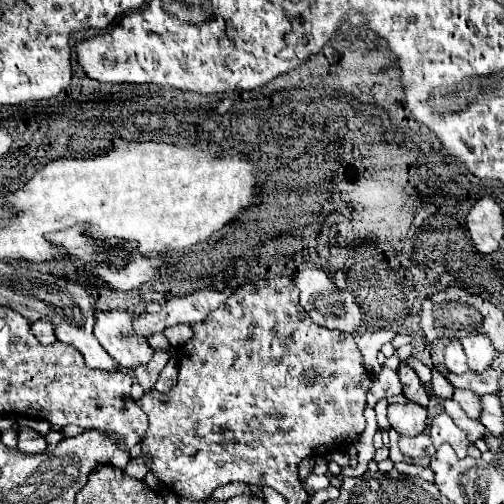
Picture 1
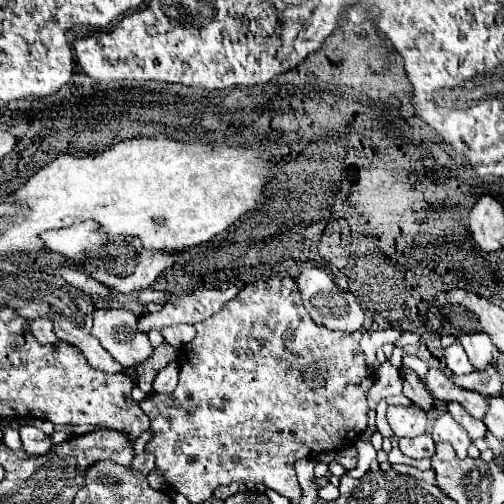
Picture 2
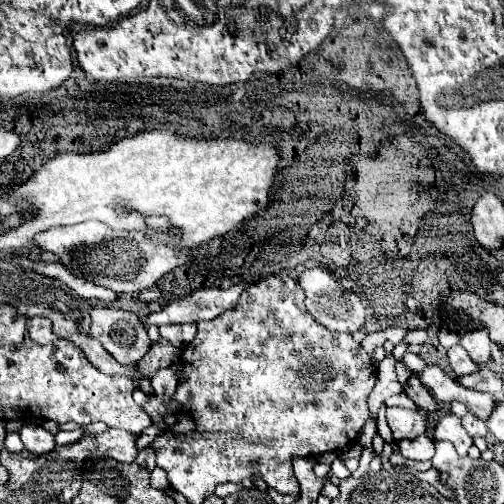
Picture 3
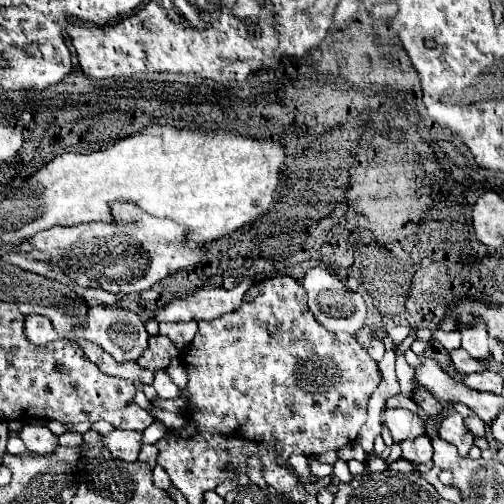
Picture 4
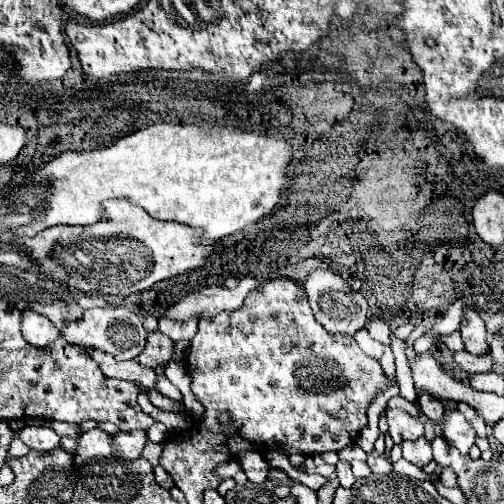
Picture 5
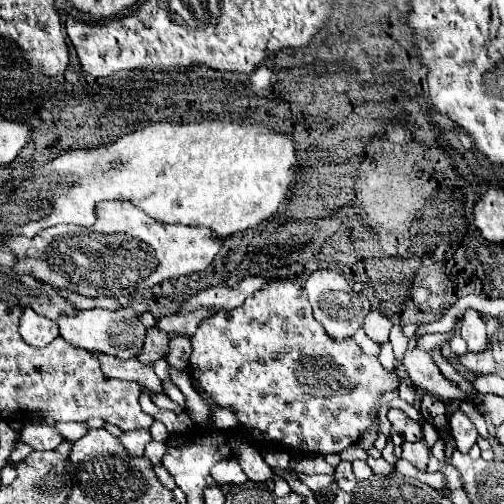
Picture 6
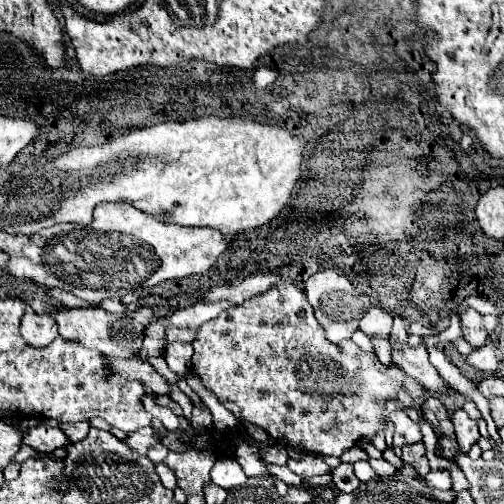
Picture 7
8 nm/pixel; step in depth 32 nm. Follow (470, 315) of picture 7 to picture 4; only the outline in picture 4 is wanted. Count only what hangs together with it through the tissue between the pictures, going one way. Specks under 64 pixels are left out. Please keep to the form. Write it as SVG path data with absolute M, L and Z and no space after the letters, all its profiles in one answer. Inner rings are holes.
M474 318L474 322L462 330L462 348L470 352L470 356L478 356L478 360L490 356L486 324L480 318Z

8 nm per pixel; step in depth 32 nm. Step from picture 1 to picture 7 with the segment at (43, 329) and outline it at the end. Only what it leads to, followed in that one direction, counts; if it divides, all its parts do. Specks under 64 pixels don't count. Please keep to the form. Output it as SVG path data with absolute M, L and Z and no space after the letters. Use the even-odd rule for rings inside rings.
M26 306L20 332L30 346L48 346L58 336L58 324L52 316L36 314L34 308Z

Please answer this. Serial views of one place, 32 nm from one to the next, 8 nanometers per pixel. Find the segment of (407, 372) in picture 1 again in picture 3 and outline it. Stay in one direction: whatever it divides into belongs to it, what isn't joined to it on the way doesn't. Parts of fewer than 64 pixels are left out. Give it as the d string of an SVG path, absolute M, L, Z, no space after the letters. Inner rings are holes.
M416 374L410 376L408 380L408 390L406 390L408 398L414 400L414 404L418 408L422 408L424 412L436 412L438 410L438 402L430 396L430 392L420 384L420 380L416 380Z

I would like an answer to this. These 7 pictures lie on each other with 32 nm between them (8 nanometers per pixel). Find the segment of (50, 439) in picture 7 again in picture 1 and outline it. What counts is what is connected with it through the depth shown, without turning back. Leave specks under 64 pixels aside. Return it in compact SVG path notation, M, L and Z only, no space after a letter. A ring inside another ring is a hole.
M20 428L18 430L18 450L28 452L28 454L38 454L44 452L48 446L46 438L38 434L34 428Z

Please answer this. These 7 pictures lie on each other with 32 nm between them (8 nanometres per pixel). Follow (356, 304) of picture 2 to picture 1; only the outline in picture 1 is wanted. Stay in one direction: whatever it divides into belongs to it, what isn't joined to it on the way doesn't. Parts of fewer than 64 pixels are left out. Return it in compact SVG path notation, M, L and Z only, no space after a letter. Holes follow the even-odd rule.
M304 268L302 272L298 272L294 282L300 290L300 304L310 314L312 322L328 330L340 330L350 334L364 332L364 308L356 304L356 296L352 292L340 292L340 288L332 284L332 278L326 272L320 272L320 268Z

